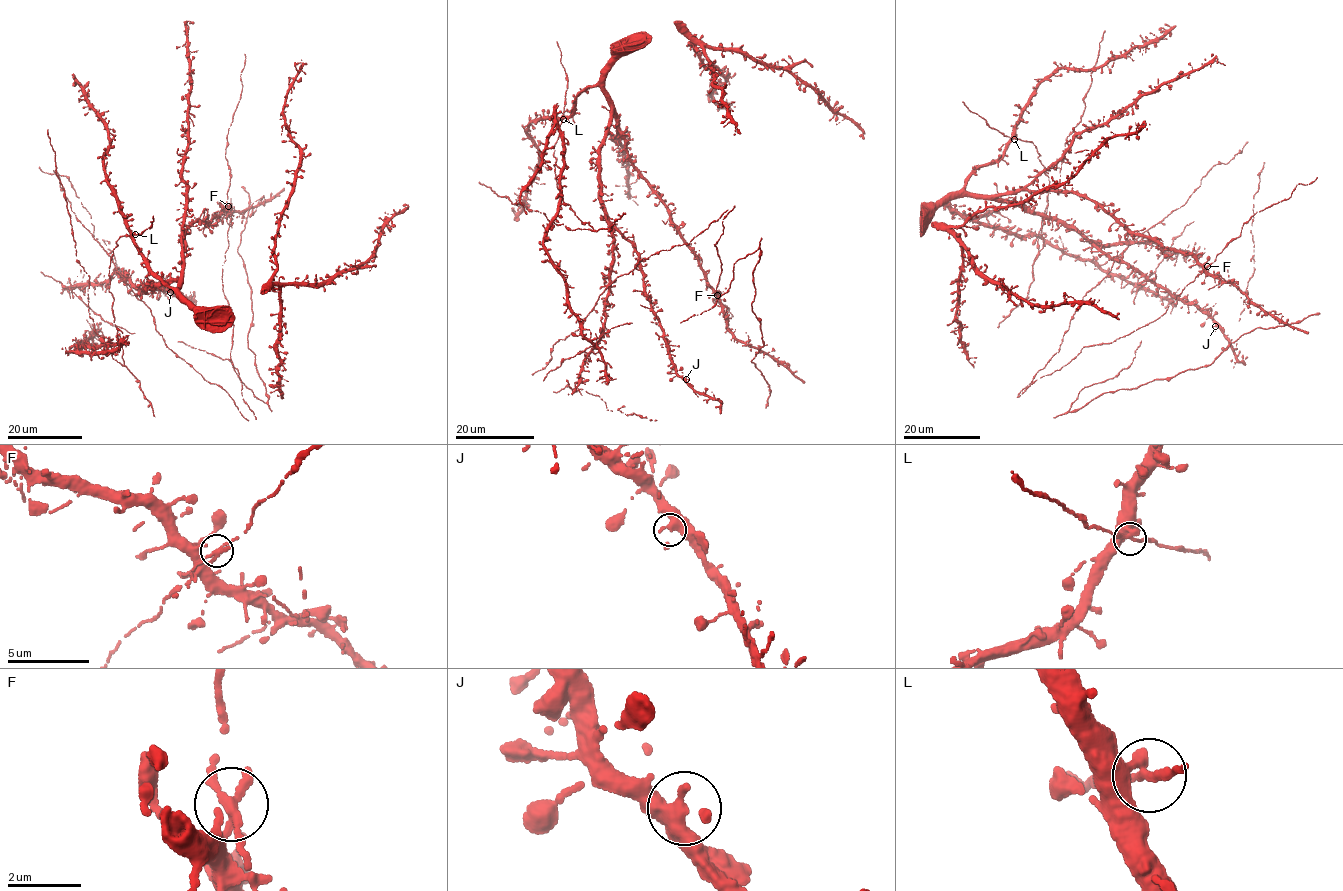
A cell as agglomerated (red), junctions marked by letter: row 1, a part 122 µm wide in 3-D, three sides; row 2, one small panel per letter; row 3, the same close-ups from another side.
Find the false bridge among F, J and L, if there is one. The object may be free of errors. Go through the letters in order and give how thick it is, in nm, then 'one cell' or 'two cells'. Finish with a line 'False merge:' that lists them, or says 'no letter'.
F: 260 nm | one cell
J: 280 nm | one cell
L: 280 nm | one cell
False merge: no letter

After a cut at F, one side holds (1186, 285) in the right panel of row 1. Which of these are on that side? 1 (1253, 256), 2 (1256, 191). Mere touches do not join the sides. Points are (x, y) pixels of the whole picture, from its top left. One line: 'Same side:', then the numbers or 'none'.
Same side: none

